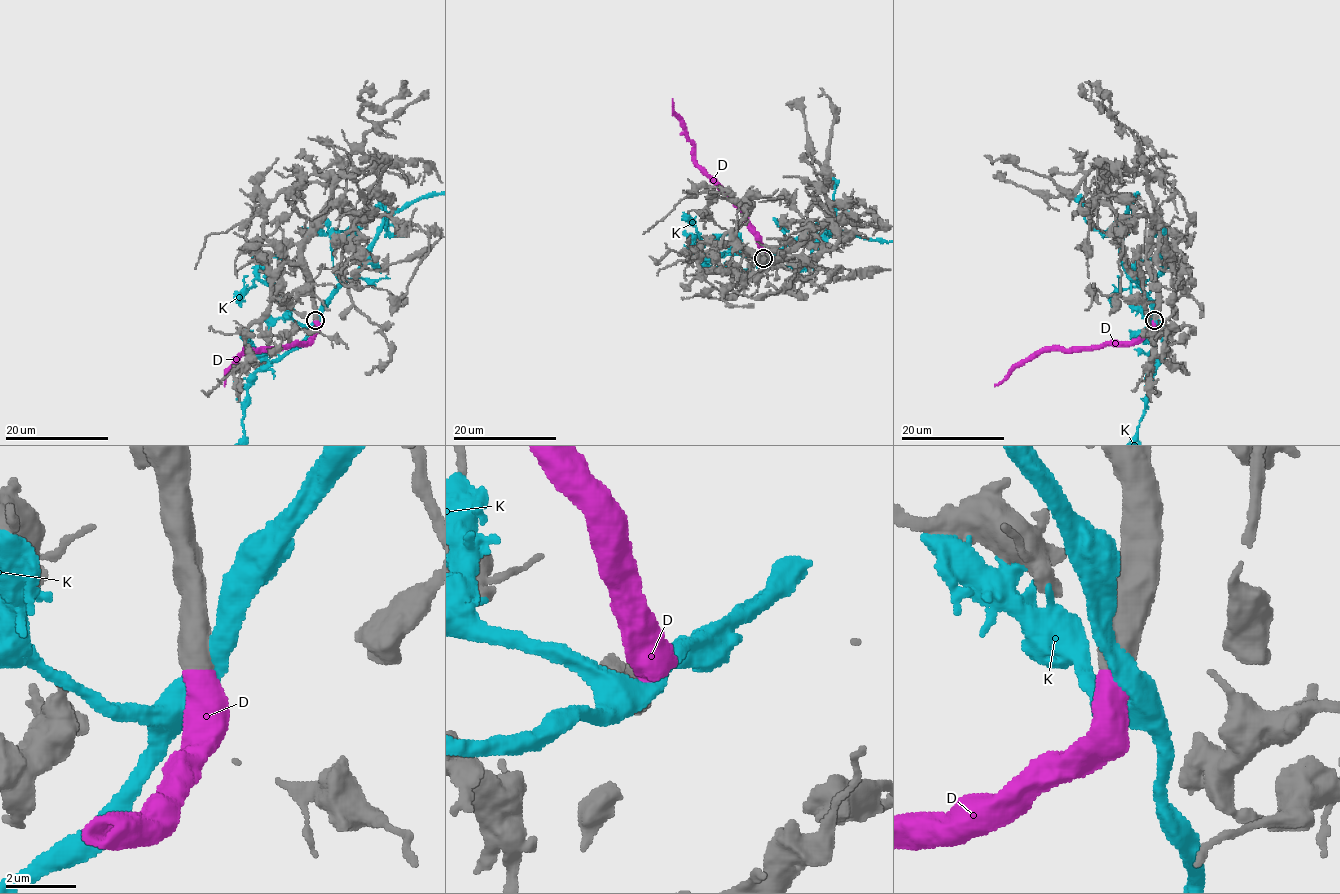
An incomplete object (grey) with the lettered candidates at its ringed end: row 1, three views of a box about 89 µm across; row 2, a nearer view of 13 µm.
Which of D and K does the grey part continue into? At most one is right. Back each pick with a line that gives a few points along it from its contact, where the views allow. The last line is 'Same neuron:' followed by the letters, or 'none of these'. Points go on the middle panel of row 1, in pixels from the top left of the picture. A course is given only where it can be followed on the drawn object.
D: via (764, 258), (762, 247), (746, 213), (697, 163), (694, 143), (688, 136), (685, 123), (673, 110), (672, 98)
Same neuron: D

